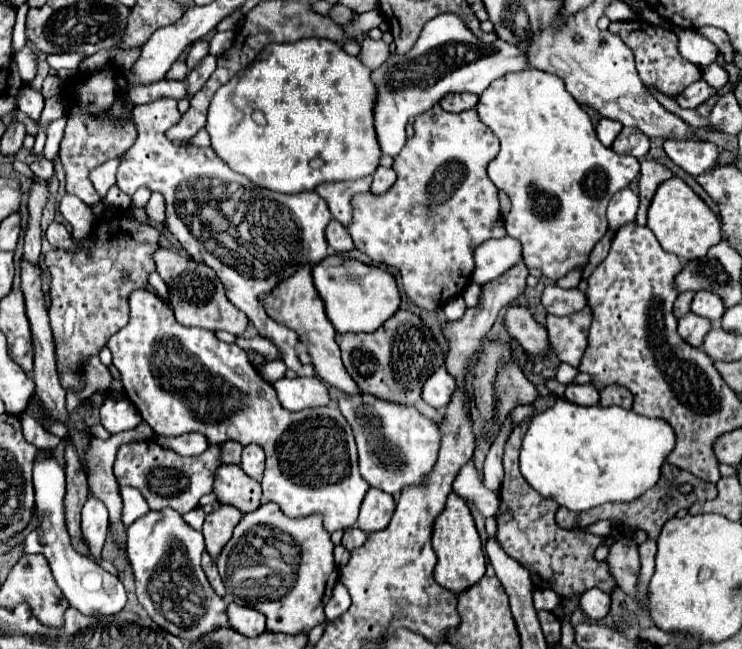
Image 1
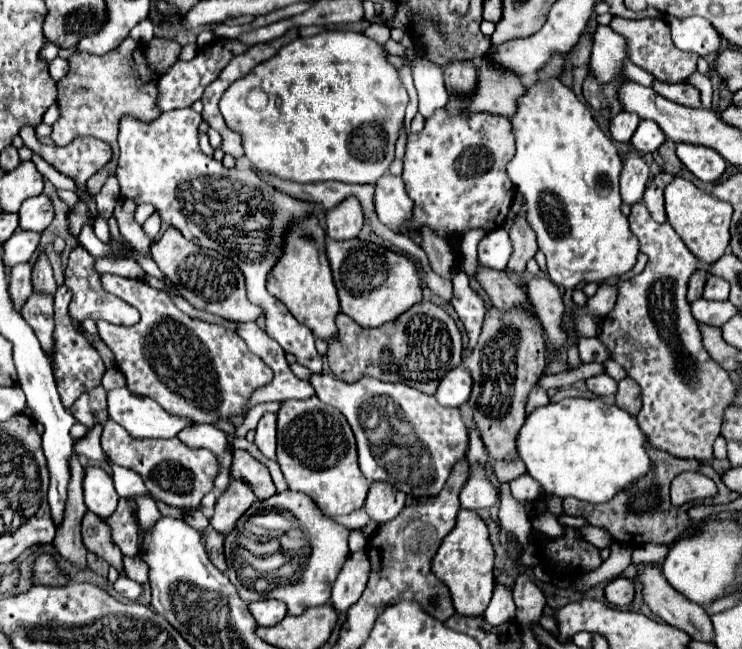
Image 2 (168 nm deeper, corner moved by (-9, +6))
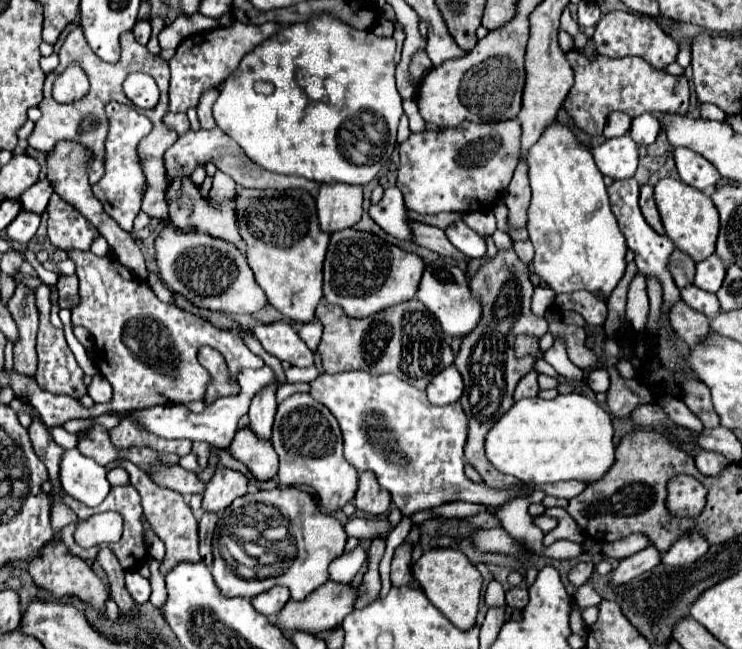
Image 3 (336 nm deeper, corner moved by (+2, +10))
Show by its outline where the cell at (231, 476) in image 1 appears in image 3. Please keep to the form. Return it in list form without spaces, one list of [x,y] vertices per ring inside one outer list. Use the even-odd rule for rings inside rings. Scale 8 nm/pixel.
[[[243,428],[235,434],[229,454],[243,462],[257,482],[267,482],[277,474],[277,454],[269,440],[257,440],[249,428]]]

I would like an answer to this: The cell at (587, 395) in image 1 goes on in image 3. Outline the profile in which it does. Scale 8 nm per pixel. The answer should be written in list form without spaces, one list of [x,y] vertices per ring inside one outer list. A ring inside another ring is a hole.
[[[595,368],[589,376],[587,376],[587,384],[593,392],[607,392],[609,388],[609,374],[605,368]]]

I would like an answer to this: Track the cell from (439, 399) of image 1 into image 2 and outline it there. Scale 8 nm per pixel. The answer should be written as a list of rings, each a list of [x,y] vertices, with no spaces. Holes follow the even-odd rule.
[[[460,366],[460,368],[454,368],[452,372],[448,372],[448,376],[444,376],[444,380],[438,386],[436,400],[442,406],[458,408],[460,404],[464,404],[468,400],[470,390],[472,390],[470,372]]]

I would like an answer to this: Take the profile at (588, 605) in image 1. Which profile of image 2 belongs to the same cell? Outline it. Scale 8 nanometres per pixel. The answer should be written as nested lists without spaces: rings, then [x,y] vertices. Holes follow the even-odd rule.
[[[624,576],[614,578],[606,586],[606,598],[614,606],[628,606],[634,600],[634,594],[636,594],[636,584]]]

